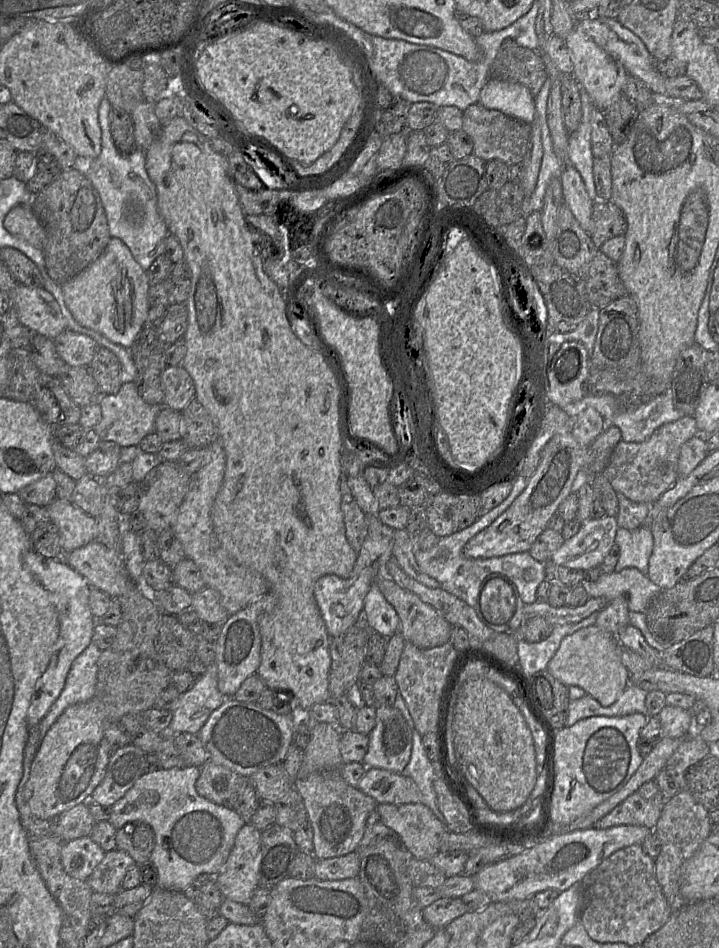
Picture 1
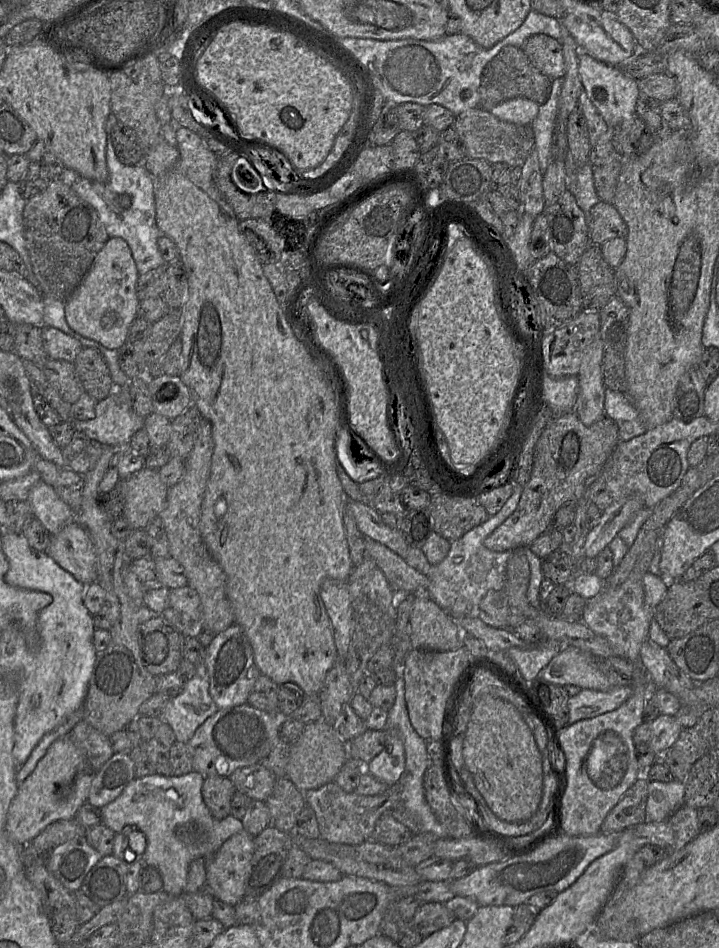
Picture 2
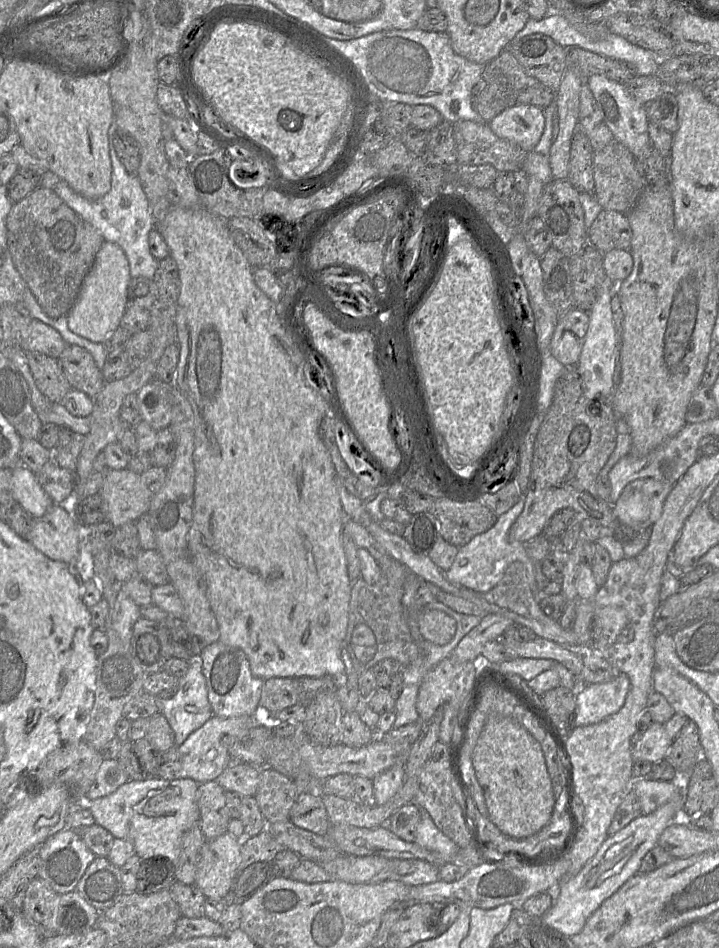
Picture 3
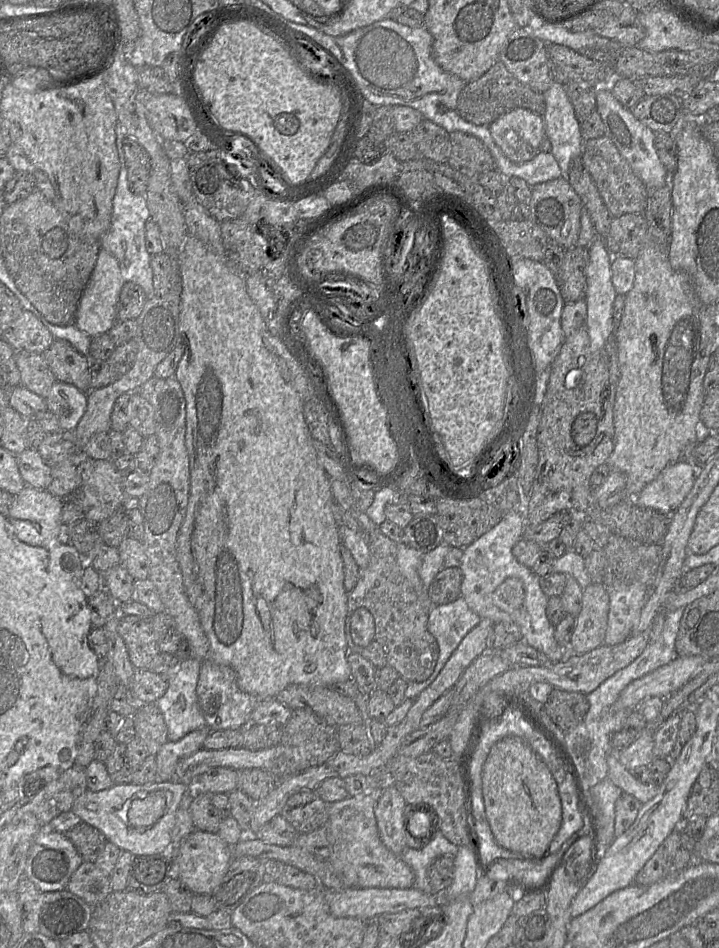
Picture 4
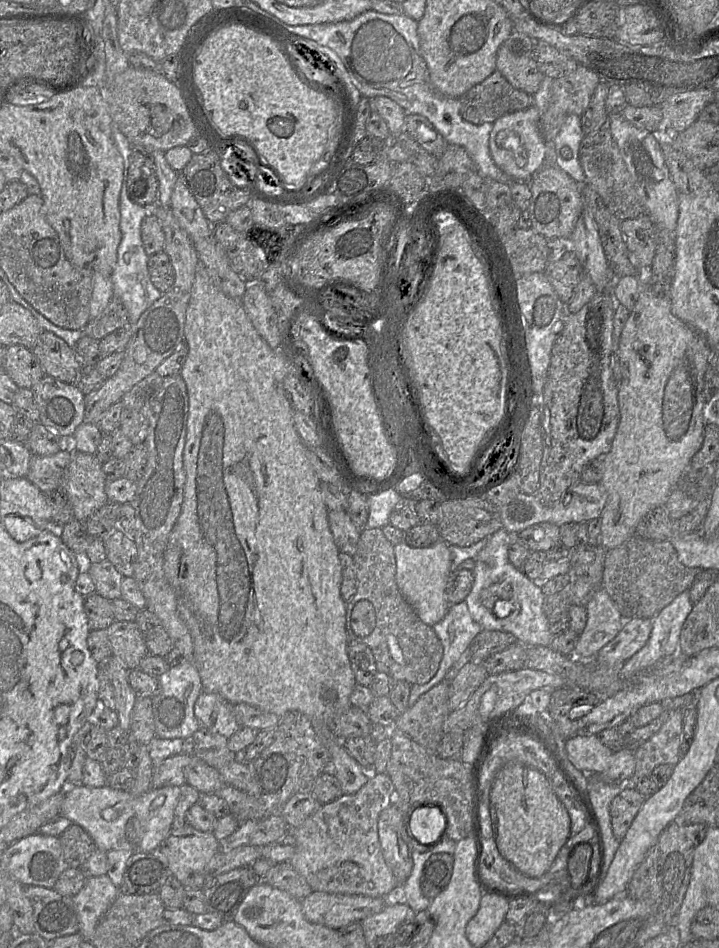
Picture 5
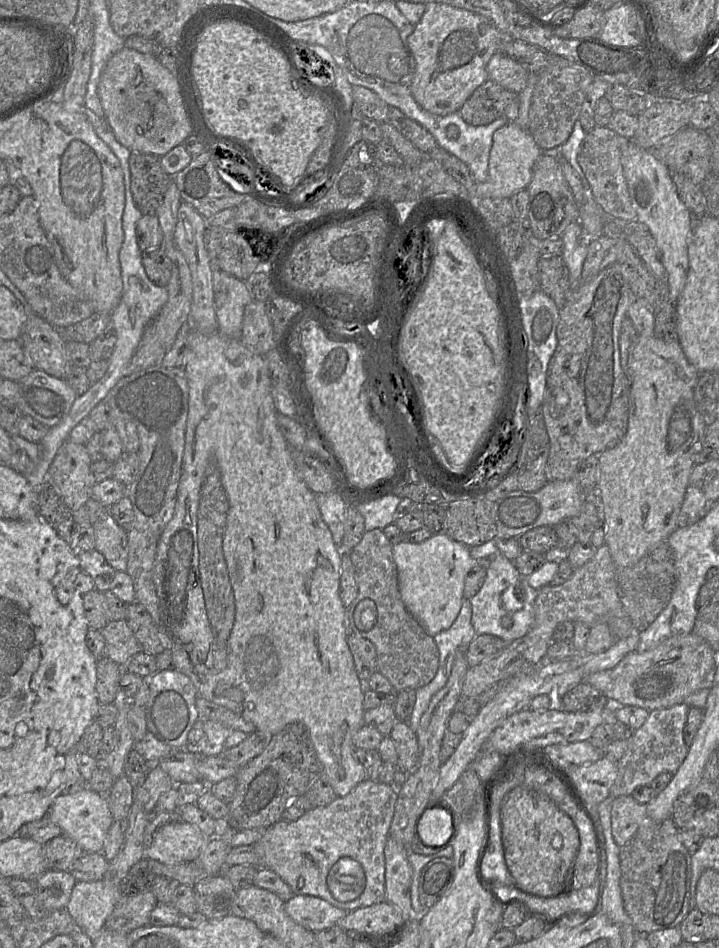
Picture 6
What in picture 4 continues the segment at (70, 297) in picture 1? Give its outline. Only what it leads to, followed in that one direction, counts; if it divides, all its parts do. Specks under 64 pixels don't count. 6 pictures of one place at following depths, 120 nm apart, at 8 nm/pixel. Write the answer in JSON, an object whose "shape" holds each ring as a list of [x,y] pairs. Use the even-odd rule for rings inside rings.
{"shape":[[[101,248],[94,270],[81,296],[74,325],[91,338],[108,333],[117,322],[117,302],[124,283],[117,259]]]}

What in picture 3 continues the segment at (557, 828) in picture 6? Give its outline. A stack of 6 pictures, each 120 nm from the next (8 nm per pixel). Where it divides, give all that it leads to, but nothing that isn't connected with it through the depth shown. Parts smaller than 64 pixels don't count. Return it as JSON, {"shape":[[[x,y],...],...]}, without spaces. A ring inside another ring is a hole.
{"shape":[[[490,715],[472,753],[489,819],[505,835],[520,839],[548,828],[555,800],[540,743],[517,721]]]}

